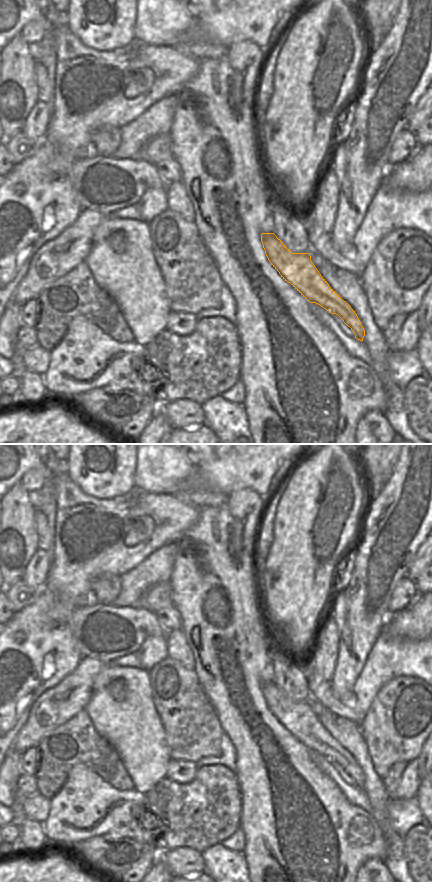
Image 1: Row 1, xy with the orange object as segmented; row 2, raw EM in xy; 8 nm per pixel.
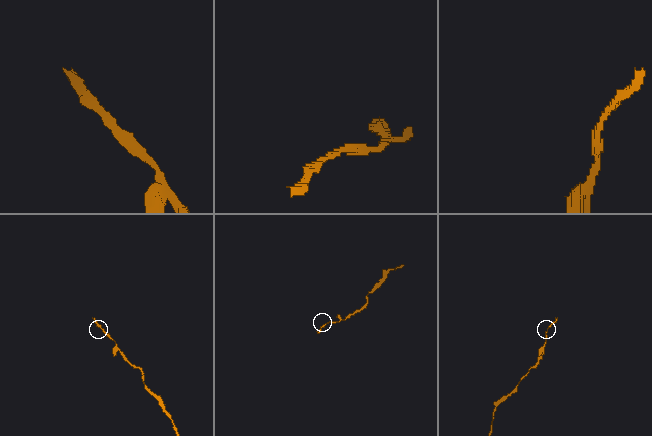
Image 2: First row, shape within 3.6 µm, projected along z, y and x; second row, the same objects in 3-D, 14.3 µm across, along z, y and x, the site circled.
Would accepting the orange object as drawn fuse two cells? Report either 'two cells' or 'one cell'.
one cell

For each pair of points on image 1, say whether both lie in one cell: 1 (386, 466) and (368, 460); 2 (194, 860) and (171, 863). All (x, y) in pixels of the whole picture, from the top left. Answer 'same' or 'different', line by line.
1: different
2: same

